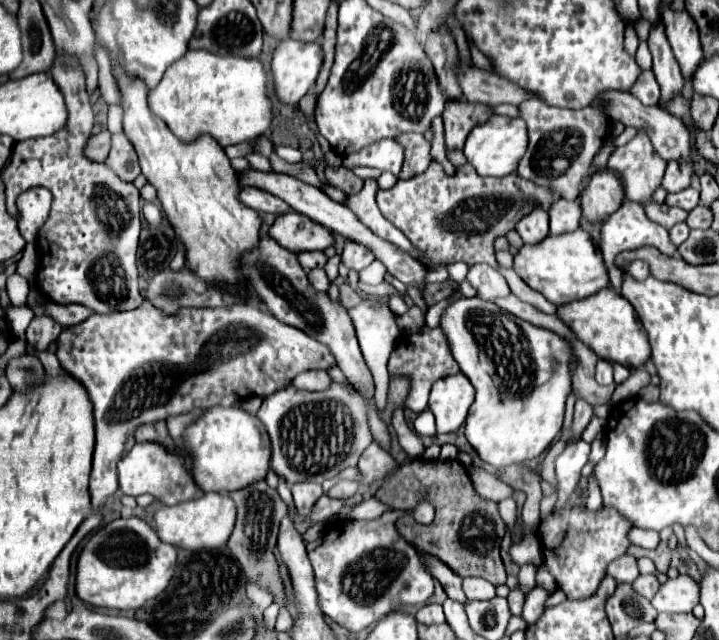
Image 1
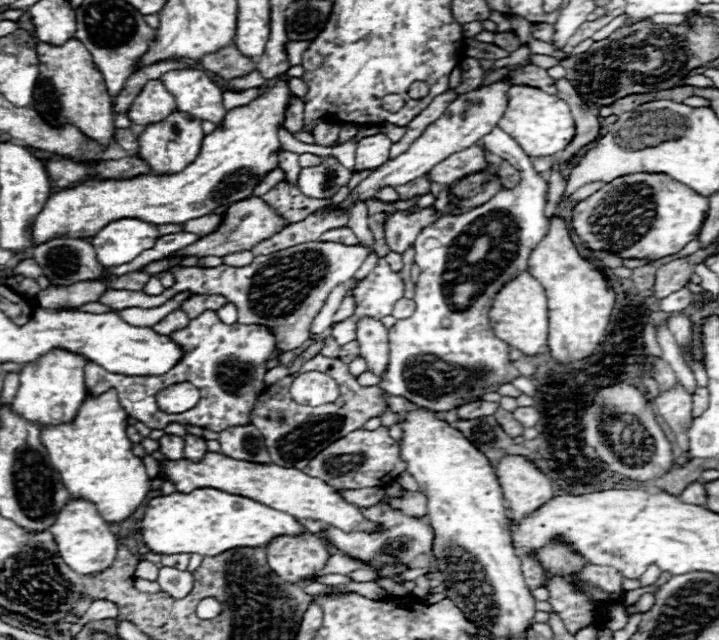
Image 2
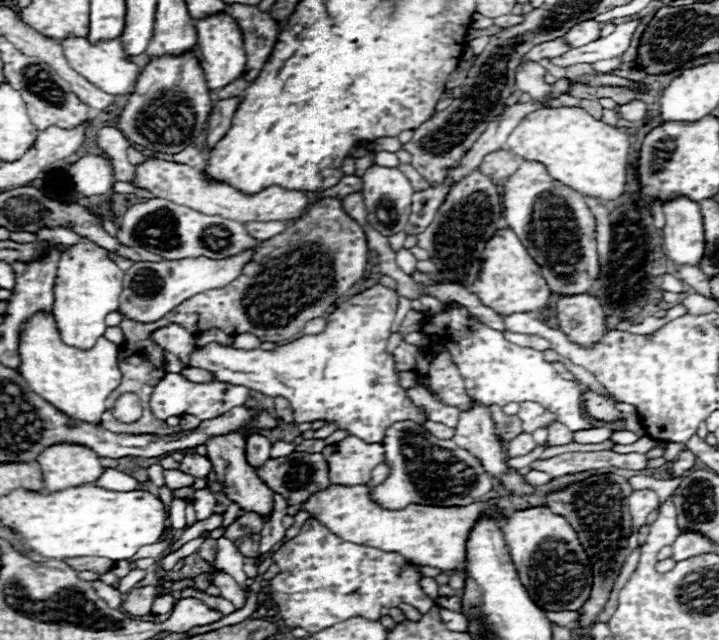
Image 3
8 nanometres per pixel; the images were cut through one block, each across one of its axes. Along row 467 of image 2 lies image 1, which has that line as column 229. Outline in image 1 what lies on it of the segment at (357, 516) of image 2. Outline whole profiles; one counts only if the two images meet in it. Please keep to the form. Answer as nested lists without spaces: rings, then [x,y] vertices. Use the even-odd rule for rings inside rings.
[[[120,64],[112,66],[112,74],[120,88],[124,134],[140,158],[142,174],[158,190],[162,210],[186,250],[188,266],[204,280],[218,278],[224,282],[240,282],[240,274],[232,270],[232,262],[236,262],[240,250],[248,250],[248,246],[256,242],[260,216],[238,202],[236,190],[240,190],[240,182],[224,148],[208,134],[192,142],[182,142],[172,134],[166,122],[148,108],[150,90],[142,78],[126,74]]]

